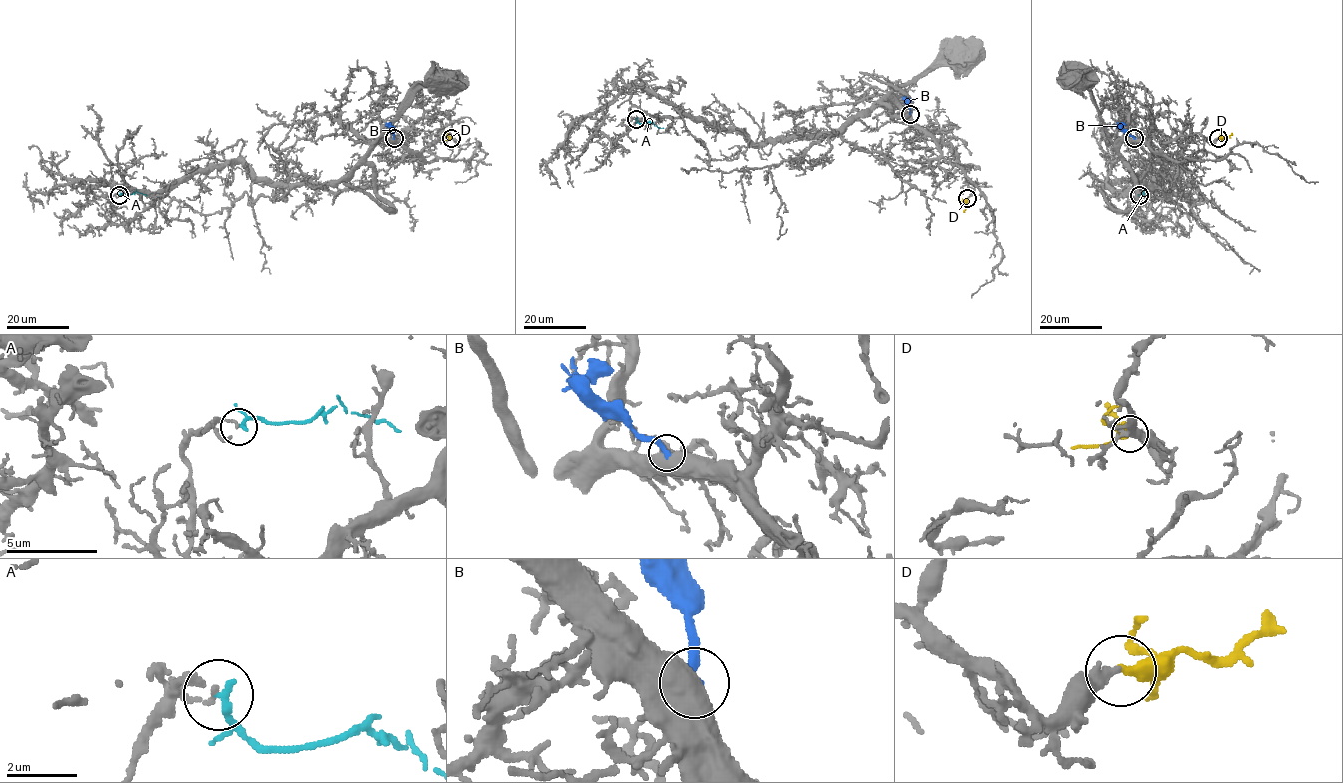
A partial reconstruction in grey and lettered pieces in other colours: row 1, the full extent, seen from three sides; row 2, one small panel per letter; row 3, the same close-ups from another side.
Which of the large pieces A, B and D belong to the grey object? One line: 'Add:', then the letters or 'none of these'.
Add: D

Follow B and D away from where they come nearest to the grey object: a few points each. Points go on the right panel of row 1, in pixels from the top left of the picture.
B: (1134, 138), (1118, 122)
D: (1219, 138), (1233, 134)

